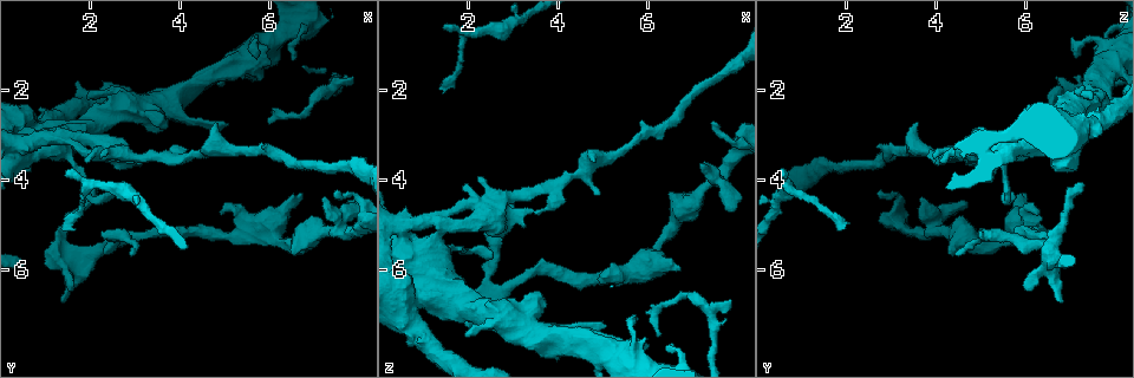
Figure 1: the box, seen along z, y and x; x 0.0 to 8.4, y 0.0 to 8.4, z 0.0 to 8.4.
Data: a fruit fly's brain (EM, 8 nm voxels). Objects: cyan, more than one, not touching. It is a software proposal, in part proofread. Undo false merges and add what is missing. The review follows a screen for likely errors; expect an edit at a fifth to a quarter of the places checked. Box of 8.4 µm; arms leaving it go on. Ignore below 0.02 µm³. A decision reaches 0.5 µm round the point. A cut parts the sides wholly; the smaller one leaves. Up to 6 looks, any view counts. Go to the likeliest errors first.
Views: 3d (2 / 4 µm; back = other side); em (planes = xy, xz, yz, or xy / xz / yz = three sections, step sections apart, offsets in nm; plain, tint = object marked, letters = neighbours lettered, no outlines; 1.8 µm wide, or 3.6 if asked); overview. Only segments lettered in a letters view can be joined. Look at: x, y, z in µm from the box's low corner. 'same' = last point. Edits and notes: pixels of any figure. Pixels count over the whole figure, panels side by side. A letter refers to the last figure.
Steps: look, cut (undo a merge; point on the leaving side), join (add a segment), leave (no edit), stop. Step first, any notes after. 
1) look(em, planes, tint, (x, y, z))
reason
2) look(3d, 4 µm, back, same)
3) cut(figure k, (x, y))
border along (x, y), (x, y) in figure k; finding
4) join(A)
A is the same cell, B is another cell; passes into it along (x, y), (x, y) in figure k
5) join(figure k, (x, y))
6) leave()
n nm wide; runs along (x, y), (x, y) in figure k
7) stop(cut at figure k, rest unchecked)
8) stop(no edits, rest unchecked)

look(em, planes, tint, (1.95, 4.05, 7.25))
an open end

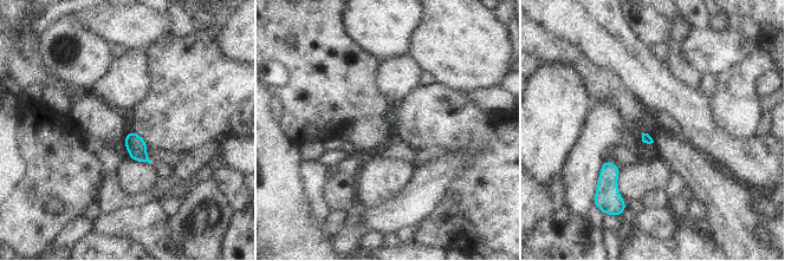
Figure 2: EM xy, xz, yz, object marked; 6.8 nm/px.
look(em, planes, letters, same)

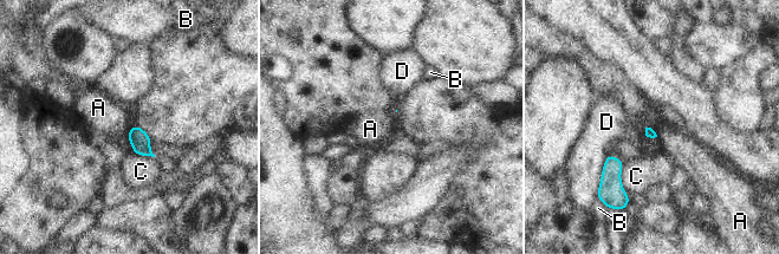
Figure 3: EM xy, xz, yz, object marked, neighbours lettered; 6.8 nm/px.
leave()
A, B, C and D are other cells; border along (646, 126), (649, 126), (657, 136) in figure 3; none of them fits

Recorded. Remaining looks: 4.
look(em, yz, step 4, letters, (1.40, 5.00, 1.95))
an open end

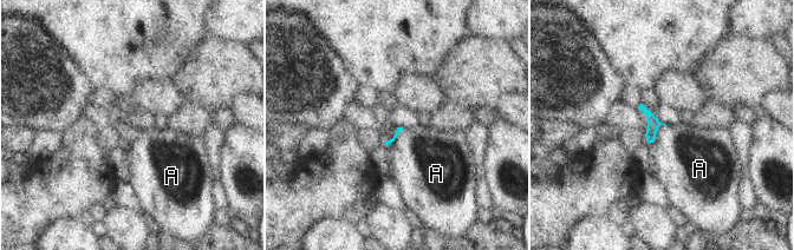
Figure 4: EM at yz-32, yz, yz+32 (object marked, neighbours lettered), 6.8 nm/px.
join(A)
A is the same cell; passes into it along (652, 123), (655, 133), (683, 156) in figure 4; the cell continues

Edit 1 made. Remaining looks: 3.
look(em, planes, plain, (1.40, 3.05, 4.70))
closes a loop

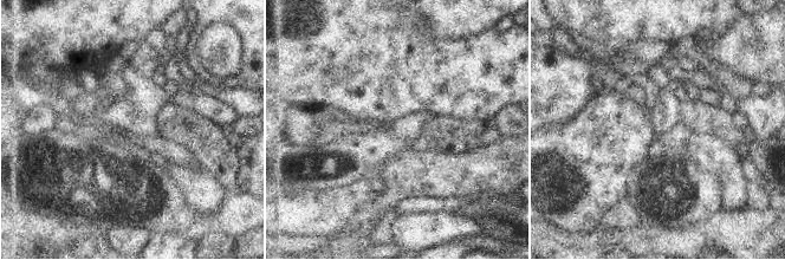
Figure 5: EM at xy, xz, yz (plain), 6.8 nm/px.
look(em, planes, letters, same)

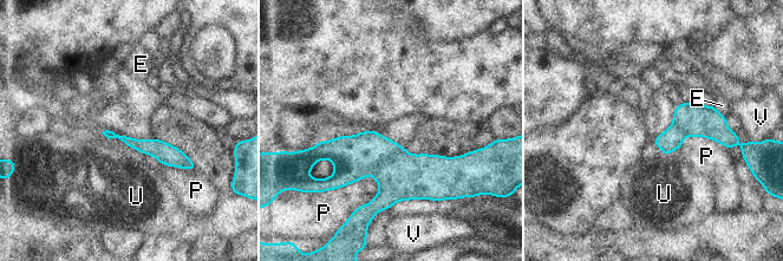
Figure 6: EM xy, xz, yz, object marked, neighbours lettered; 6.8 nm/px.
cut(figure 6, (357, 157))
90 nm wide; E, P, U and V are other cells; the part that leaves runs along (108, 134), (189, 162) in figure 6; two cells meet here

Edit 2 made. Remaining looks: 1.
stop(join at figure 4, cut at figure 6, rest unchecked)

